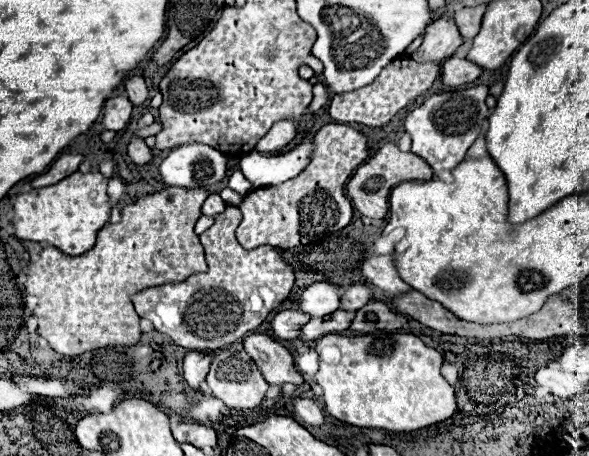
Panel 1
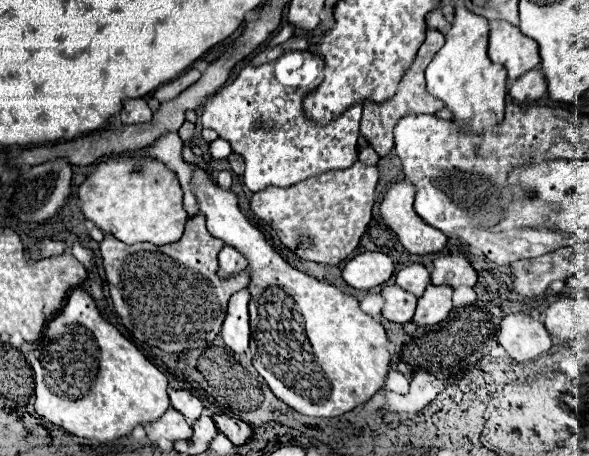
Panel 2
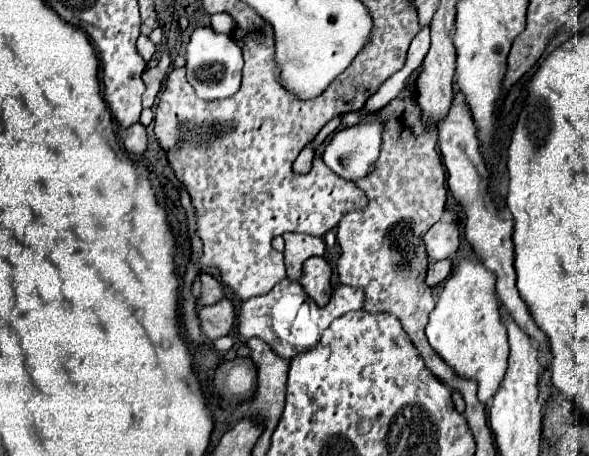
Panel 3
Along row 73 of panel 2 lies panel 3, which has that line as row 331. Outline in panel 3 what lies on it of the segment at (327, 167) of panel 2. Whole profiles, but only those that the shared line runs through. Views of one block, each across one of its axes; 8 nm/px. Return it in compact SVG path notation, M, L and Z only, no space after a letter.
M276 286L272 292L264 294L264 296L256 296L256 298L246 300L240 308L238 332L240 332L240 340L246 342L248 338L258 336L264 342L268 342L274 352L280 354L278 334L272 328L272 316L270 316L274 302L276 302Z

